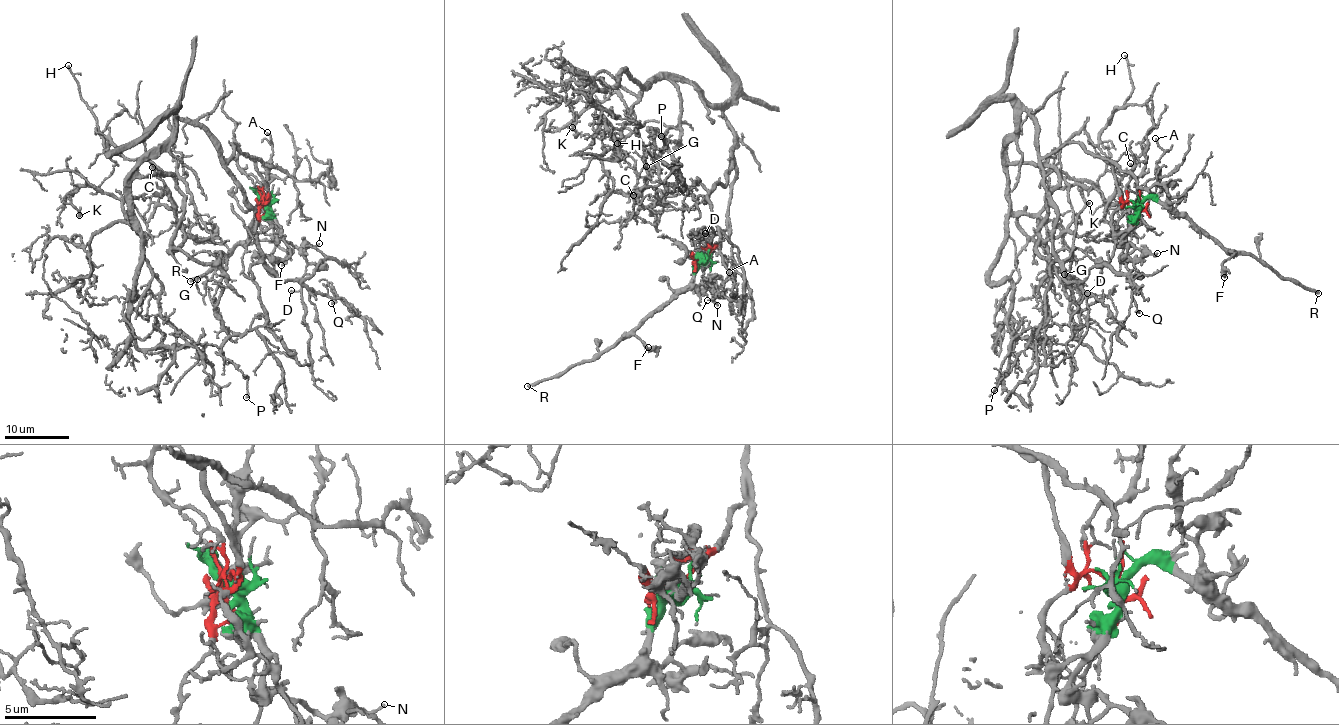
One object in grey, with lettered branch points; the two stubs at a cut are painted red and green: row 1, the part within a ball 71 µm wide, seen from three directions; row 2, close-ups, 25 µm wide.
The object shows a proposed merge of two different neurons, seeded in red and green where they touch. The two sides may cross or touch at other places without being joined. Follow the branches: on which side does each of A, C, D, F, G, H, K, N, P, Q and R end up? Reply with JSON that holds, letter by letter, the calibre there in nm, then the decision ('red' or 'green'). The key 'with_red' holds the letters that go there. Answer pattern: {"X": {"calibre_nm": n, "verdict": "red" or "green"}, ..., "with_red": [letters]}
{"A": {"calibre_nm": 120, "verdict": "green"}, "C": {"calibre_nm": 140, "verdict": "red"}, "D": {"calibre_nm": 120, "verdict": "red"}, "F": {"calibre_nm": 380, "verdict": "green"}, "G": {"calibre_nm": 180, "verdict": "red"}, "H": {"calibre_nm": 160, "verdict": "red"}, "K": {"calibre_nm": 300, "verdict": "red"}, "N": {"calibre_nm": 170, "verdict": "green"}, "P": {"calibre_nm": 140, "verdict": "red"}, "Q": {"calibre_nm": 130, "verdict": "red"}, "R": {"calibre_nm": 280, "verdict": "green"}, "with_red": ["C", "D", "G", "H", "K", "P", "Q"]}

